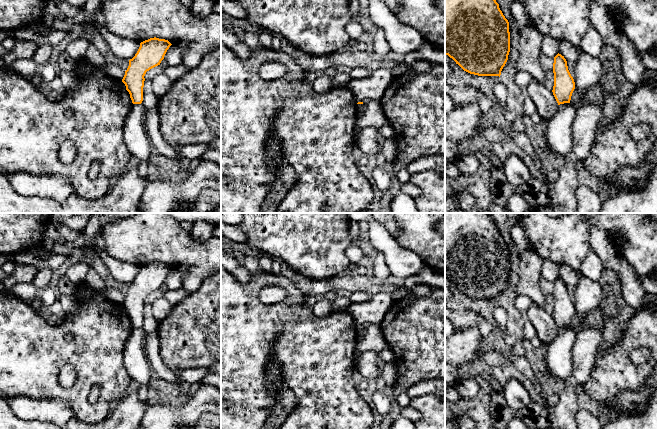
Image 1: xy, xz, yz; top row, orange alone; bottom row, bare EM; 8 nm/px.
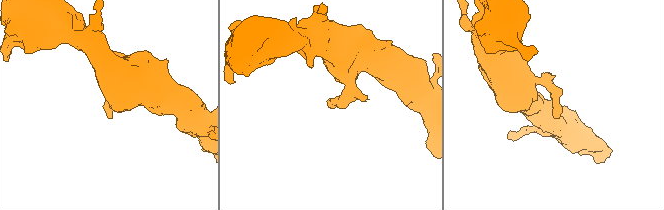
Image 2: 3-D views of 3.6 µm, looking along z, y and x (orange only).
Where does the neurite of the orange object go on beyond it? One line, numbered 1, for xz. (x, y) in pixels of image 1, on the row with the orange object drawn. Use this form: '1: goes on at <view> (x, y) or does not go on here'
1: does not go on here

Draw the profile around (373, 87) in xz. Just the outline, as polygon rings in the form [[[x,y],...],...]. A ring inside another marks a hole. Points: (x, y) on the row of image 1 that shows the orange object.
[[[380,68],[372,71],[369,77],[352,79],[347,86],[353,93],[356,103],[364,99],[380,101],[393,78],[390,69]]]

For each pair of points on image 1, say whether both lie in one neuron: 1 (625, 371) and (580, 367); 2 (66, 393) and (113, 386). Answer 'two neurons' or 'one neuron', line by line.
1: two neurons
2: one neuron

